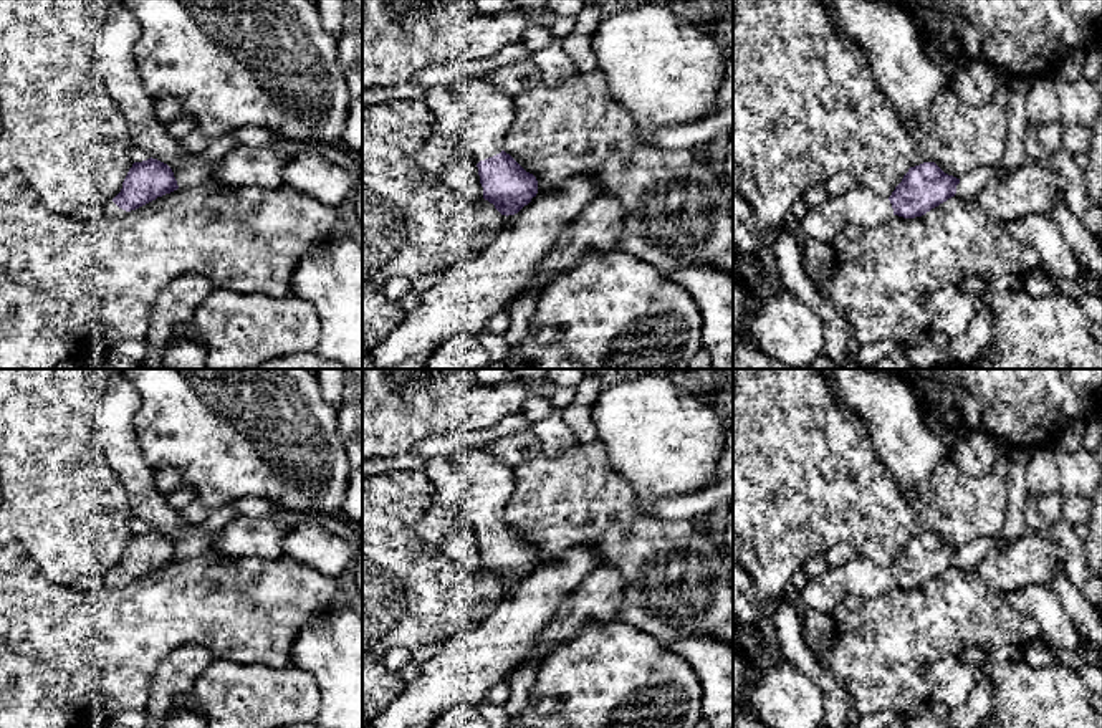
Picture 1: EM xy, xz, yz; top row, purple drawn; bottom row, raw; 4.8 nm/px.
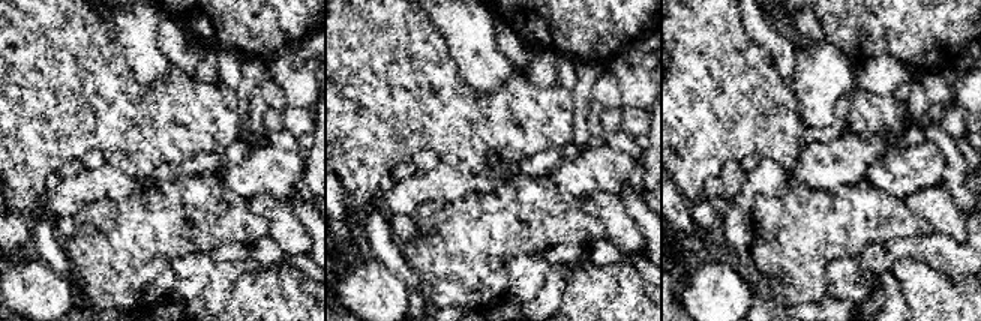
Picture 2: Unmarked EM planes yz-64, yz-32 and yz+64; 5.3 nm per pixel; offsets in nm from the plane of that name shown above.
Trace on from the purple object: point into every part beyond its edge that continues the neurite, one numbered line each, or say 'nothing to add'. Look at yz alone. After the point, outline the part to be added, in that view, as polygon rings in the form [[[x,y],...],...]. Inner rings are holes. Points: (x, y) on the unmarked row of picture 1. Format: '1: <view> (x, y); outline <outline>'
1: yz (861, 576); outline [[[857,554],[841,566],[831,566],[819,577],[807,581],[801,589],[804,609],[817,609],[826,614],[849,594],[875,597],[894,586],[892,574],[887,568],[875,564],[872,559]]]

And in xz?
1: xz (492, 482); outline [[[462,447],[452,450],[448,458],[468,477],[468,495],[462,508],[477,533],[500,524],[515,493],[515,467],[496,460],[485,447]]]

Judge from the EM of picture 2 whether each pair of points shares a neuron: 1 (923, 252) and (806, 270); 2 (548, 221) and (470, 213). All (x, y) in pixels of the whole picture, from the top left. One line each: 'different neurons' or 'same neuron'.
1: different neurons
2: same neuron

